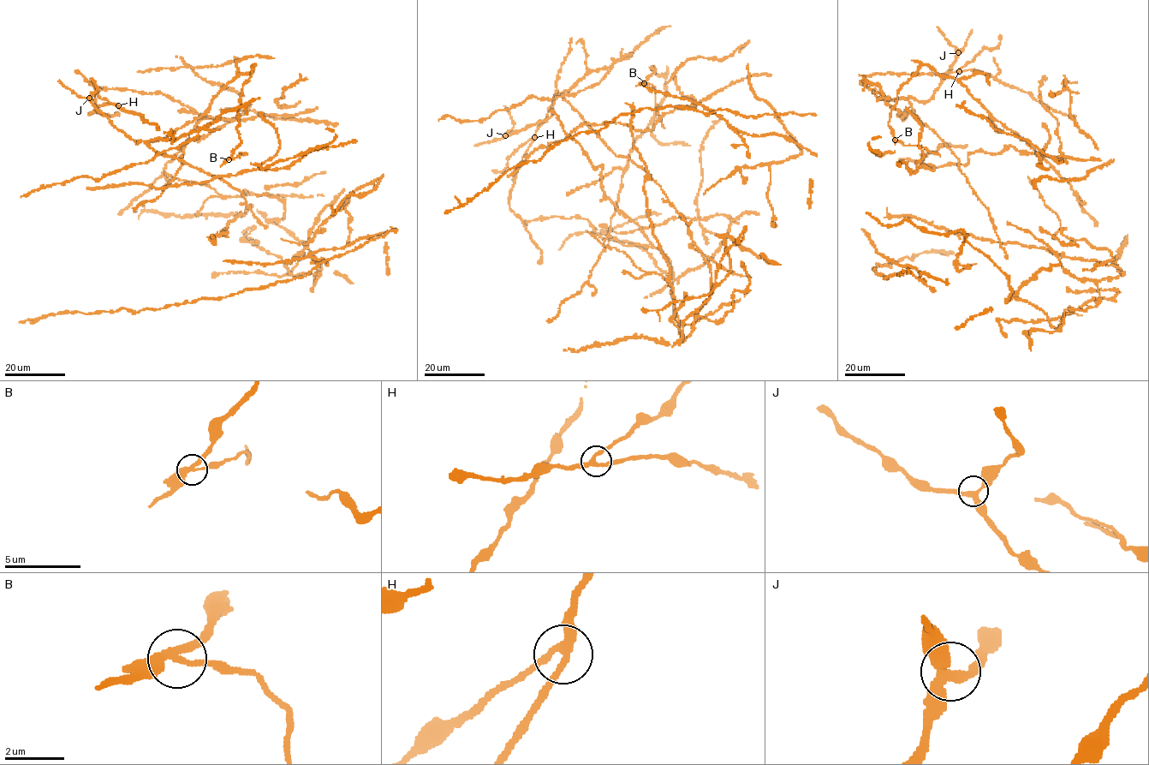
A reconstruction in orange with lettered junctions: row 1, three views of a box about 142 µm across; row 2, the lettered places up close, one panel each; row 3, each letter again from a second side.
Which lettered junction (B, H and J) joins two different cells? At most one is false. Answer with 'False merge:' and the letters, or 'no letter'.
False merge: B

